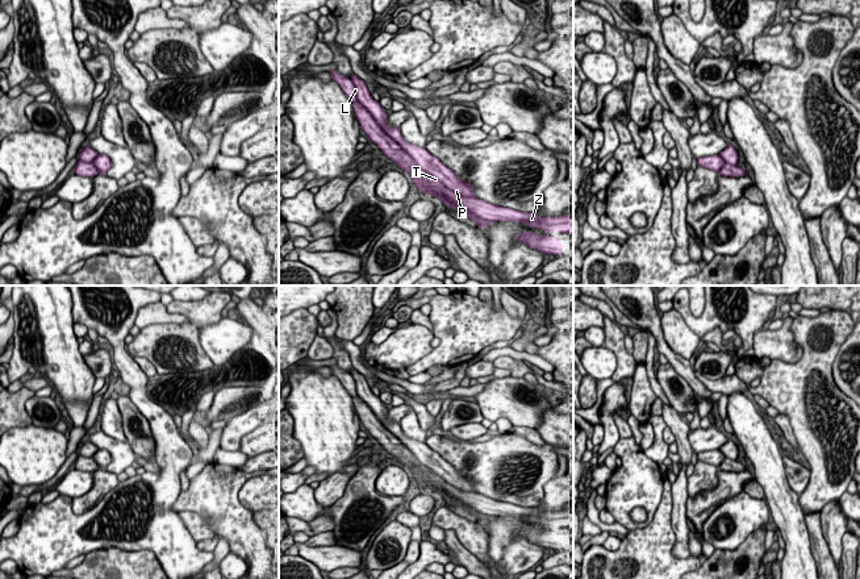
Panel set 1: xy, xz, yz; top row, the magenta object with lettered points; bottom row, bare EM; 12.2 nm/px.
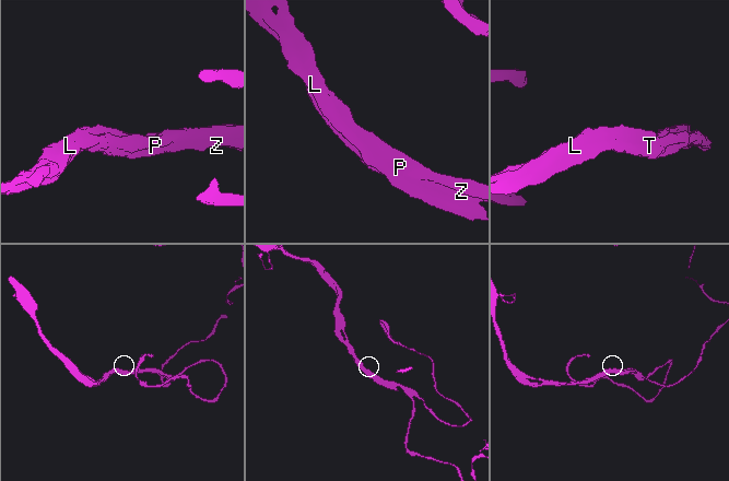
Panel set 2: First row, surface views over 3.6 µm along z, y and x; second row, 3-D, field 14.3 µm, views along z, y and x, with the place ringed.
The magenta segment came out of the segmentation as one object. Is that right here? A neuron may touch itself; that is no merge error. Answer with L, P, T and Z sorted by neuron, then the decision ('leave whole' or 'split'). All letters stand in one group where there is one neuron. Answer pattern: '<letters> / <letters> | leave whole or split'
L P T Z | leave whole

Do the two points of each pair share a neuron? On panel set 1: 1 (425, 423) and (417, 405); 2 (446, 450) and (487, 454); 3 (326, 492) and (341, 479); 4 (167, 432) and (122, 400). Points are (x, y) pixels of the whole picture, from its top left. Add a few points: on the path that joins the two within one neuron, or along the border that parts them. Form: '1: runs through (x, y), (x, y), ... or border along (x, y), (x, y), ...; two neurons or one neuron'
1: runs through (425, 419), (420, 409); one neuron
2: runs through (456, 452), (476, 454); one neuron
3: runs through (330, 490), (337, 483); one neuron
4: border along (128, 396), (146, 419), (155, 444); two neurons

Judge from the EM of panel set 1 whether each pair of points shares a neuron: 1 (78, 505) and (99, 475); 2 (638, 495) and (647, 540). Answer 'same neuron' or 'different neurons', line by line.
1: same neuron
2: different neurons

